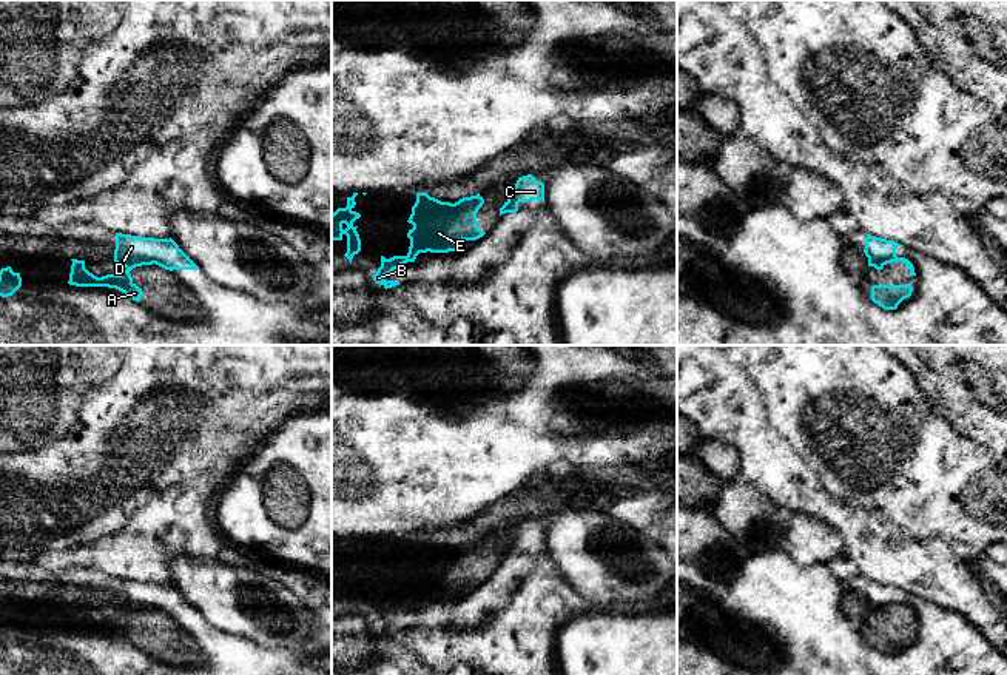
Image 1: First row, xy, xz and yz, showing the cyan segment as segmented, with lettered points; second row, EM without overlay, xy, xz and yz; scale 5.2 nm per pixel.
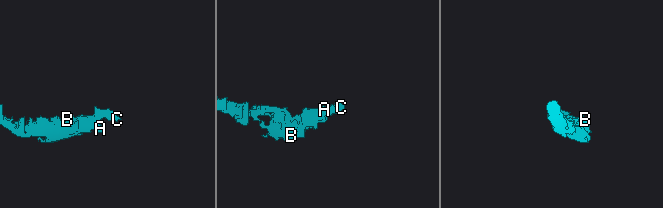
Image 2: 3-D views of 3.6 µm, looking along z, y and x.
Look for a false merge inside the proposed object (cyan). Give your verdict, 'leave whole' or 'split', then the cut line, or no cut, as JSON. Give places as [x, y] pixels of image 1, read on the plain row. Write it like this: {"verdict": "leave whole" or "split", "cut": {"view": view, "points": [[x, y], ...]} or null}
{"verdict": "leave whole", "cut": null}

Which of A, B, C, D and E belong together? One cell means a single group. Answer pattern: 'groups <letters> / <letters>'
groups A B C D E

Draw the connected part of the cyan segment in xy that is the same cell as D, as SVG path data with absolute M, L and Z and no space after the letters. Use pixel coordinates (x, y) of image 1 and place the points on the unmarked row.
M116 578L114 607L126 615L120 620L94 621L85 613L85 606L71 604L69 630L116 633L133 646L143 641L130 620L136 612L159 610L165 615L197 615L199 612L170 584L154 584Z

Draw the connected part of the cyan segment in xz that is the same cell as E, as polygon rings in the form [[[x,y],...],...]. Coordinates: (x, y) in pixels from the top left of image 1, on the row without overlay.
[[[416,538],[416,547],[412,552],[409,569],[410,584],[409,598],[406,601],[393,601],[386,604],[381,601],[381,612],[372,621],[376,629],[386,635],[399,630],[398,626],[386,626],[396,613],[407,607],[415,607],[419,598],[449,598],[460,596],[463,586],[477,586],[486,578],[477,570],[477,558],[483,552],[484,544],[480,541],[463,542],[455,549],[441,547],[427,538]]]

